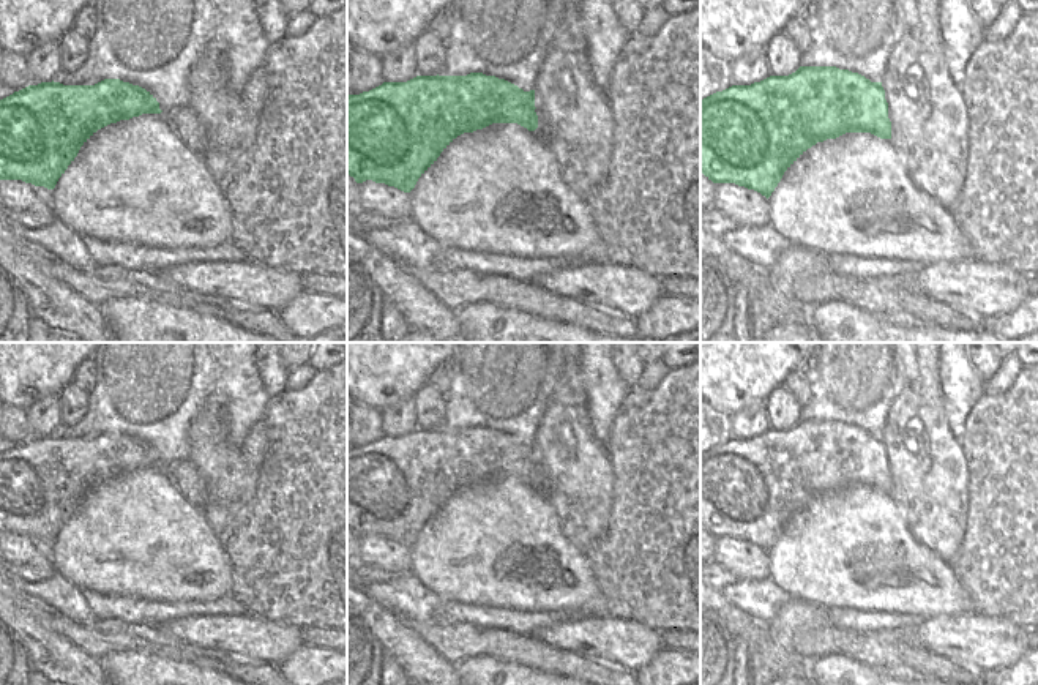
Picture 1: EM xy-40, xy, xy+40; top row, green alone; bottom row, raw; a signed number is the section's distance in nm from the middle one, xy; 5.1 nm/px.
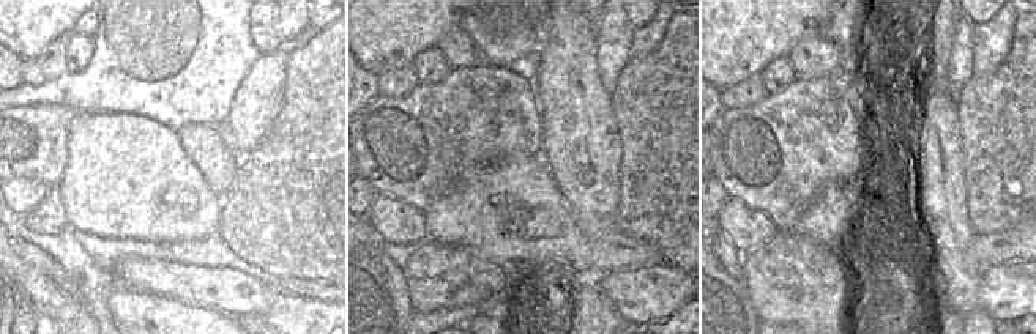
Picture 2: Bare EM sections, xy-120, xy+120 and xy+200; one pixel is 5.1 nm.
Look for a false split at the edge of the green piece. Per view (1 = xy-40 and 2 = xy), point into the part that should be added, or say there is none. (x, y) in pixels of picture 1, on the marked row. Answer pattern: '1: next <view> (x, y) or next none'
1: next none
2: next none

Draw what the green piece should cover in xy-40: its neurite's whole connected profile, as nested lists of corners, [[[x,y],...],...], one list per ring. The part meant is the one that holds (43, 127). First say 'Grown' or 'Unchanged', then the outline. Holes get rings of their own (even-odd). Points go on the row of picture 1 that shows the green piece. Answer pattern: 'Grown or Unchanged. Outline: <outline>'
Unchanged. Outline: [[[104,79],[95,85],[41,82],[0,99],[0,180],[54,189],[80,147],[101,128],[142,114],[161,114],[156,98],[139,85]]]

